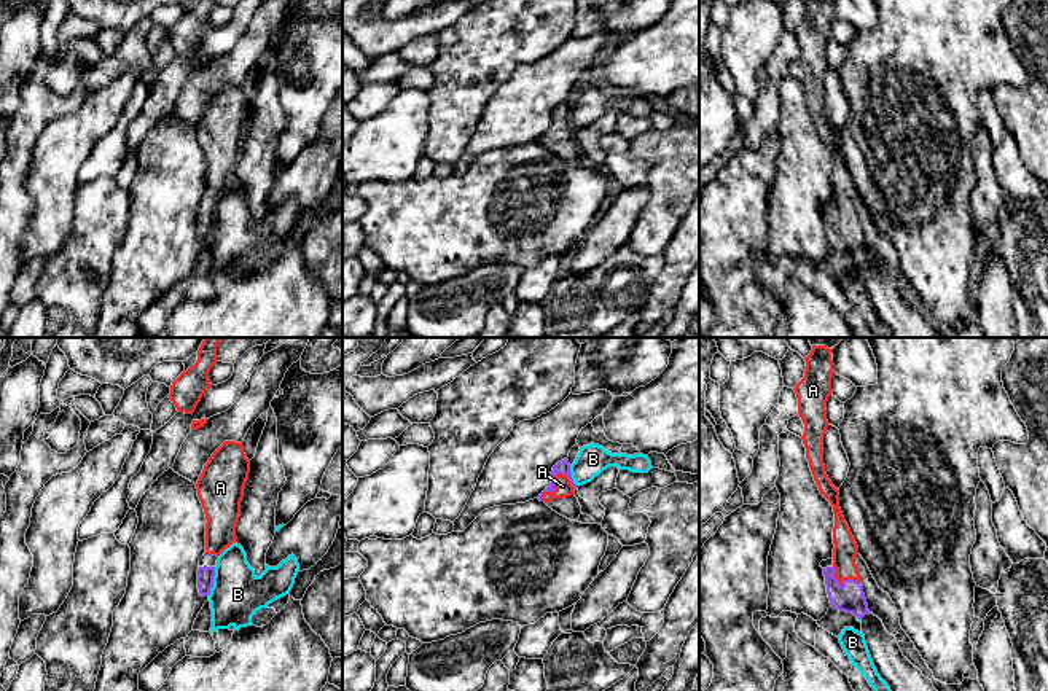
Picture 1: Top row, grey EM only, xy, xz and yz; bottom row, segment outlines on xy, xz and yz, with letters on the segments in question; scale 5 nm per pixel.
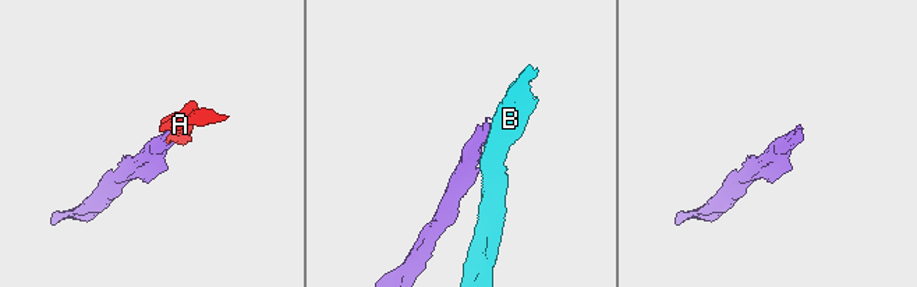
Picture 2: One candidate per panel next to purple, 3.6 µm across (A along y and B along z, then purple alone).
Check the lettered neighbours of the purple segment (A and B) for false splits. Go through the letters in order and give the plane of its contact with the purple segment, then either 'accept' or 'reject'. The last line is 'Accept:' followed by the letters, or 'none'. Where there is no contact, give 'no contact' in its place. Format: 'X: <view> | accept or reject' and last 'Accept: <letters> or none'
A: xz | accept
B: xy | reject
Accept: A

